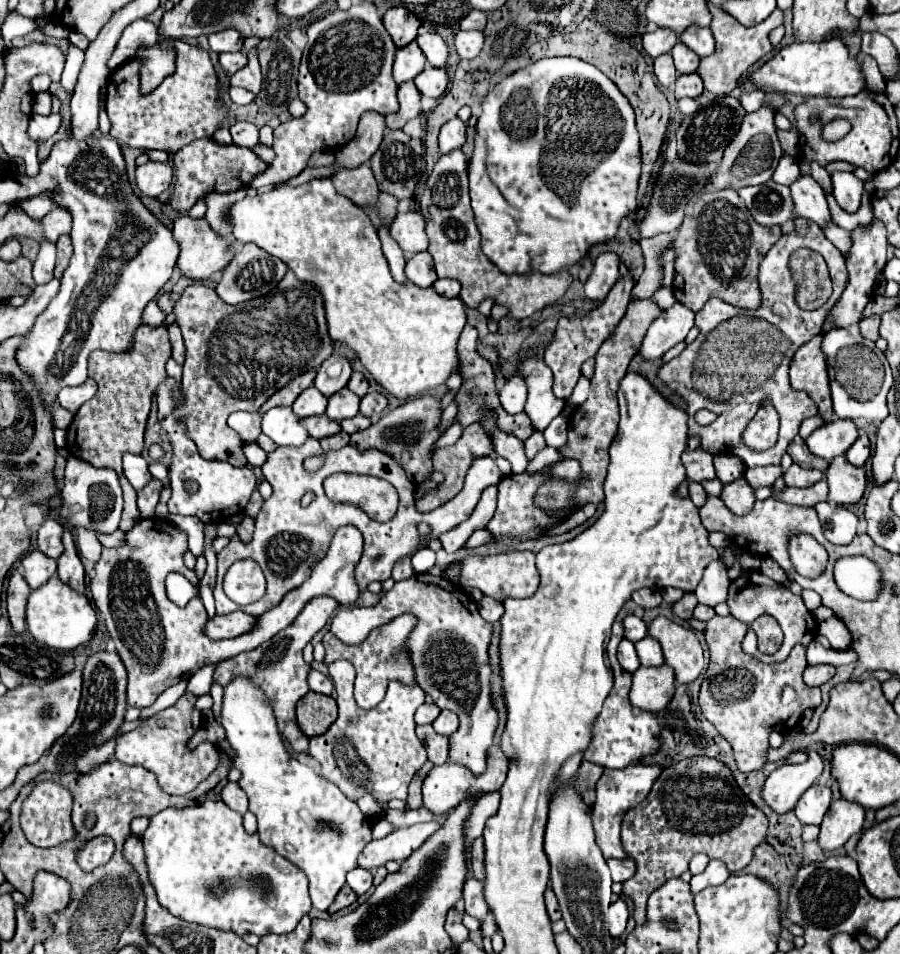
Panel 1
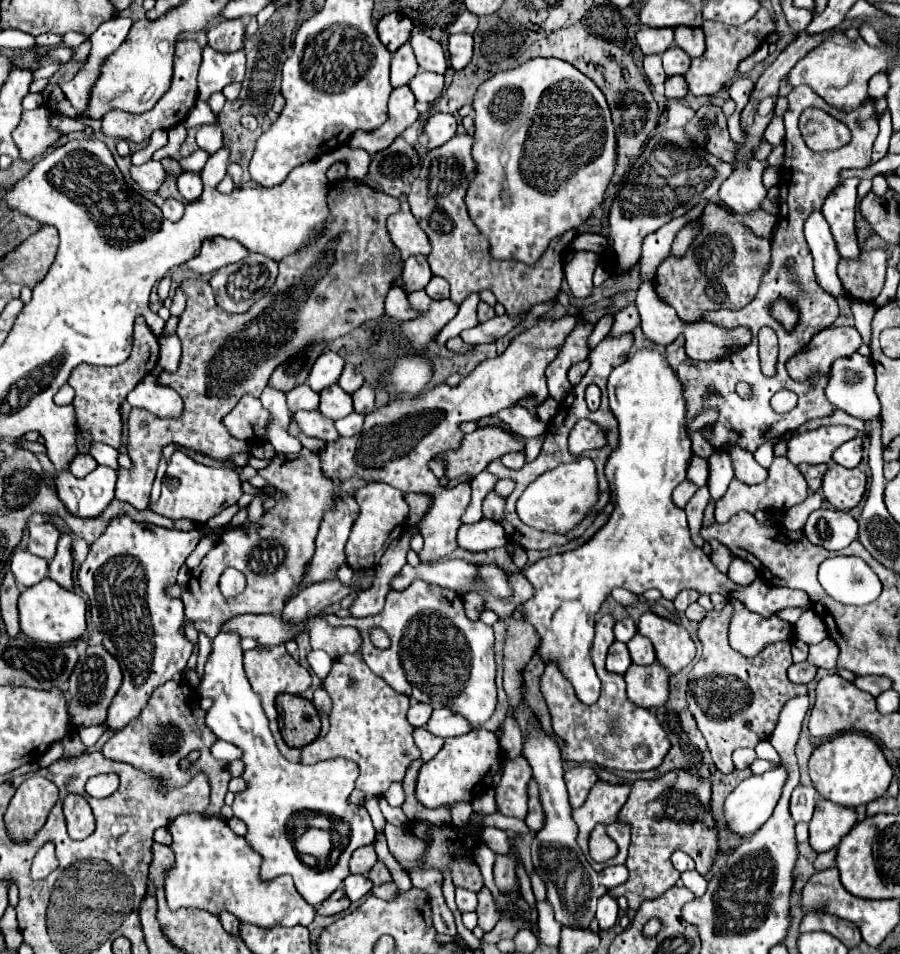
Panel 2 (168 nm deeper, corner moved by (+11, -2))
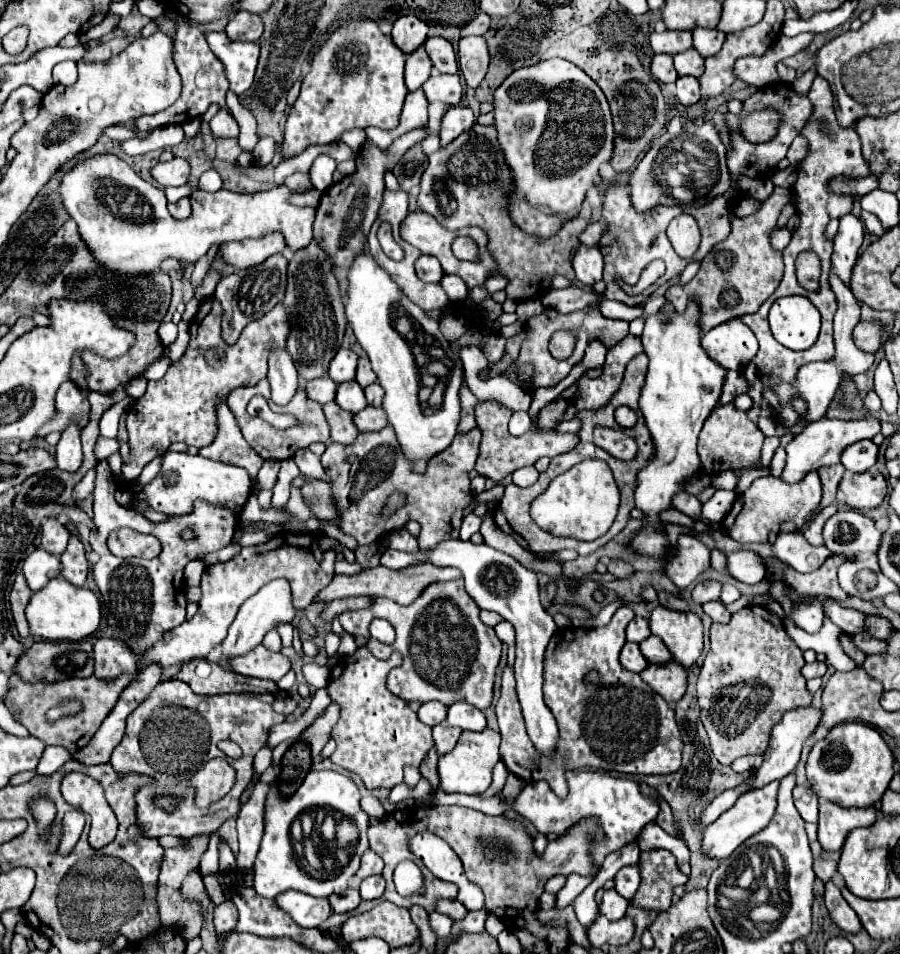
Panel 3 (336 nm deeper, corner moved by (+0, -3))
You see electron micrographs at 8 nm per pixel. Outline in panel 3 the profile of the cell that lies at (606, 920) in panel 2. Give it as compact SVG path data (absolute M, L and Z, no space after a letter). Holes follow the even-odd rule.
M616 889L604 891L602 903L600 903L600 913L606 915L610 921L622 919L622 917L626 915L626 907L628 907L628 901L626 901L624 897L620 897L620 895L616 893Z

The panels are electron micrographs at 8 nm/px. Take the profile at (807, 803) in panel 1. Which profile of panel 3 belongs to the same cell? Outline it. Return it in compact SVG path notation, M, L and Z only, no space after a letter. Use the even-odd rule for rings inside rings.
M794 787L794 805L800 813L800 817L808 823L818 823L818 797L812 789L806 787Z

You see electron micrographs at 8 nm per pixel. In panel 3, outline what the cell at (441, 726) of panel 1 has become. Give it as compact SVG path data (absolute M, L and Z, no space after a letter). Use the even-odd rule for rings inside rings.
M456 701L452 707L448 707L448 719L444 723L450 727L482 731L486 727L486 717L474 705L468 705L466 701Z

